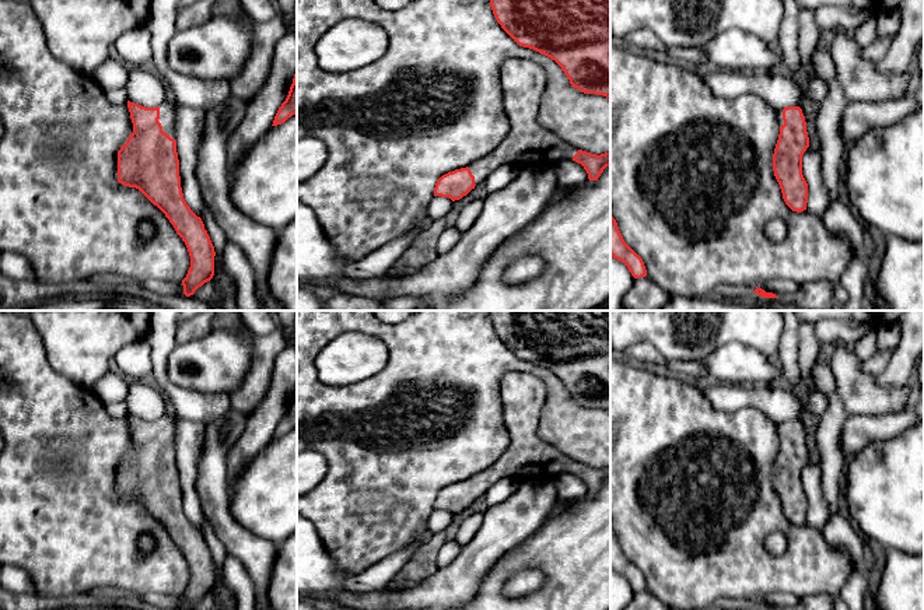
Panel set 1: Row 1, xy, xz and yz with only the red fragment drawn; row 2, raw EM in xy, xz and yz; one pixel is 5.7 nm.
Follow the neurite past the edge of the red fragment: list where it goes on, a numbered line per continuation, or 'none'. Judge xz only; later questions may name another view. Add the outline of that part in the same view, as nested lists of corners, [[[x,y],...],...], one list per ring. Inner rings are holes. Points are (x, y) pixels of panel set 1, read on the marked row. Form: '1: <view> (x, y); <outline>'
1: xz (522, 81); [[[508,59],[501,66],[504,111],[510,132],[489,154],[468,168],[475,185],[504,164],[522,166],[553,166],[561,159],[573,159],[578,148],[538,125],[538,109],[545,88],[543,69],[526,59]]]

